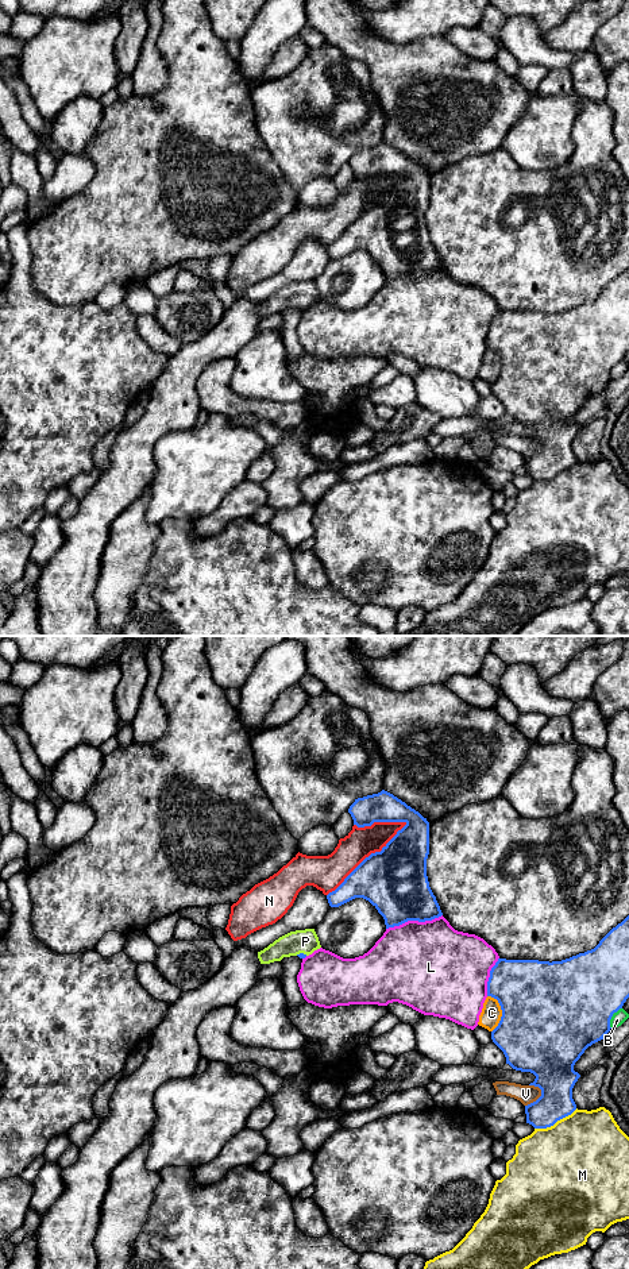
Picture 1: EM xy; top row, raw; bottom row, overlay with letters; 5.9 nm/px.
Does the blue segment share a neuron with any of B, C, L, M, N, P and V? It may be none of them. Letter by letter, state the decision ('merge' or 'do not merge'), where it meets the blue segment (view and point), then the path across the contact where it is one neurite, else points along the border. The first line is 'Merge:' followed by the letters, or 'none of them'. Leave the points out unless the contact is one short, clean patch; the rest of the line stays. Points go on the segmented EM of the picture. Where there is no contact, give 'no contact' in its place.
Merge: P
B: do not merge | xy (612, 1015)
C: do not merge | xy (502, 1011)
L: do not merge | xy (413, 920)
M: do not merge | xy (555, 1122)
N: do not merge | xy (369, 856)
P: merge | xy (301, 953)
V: do not merge | xy (539, 1098)

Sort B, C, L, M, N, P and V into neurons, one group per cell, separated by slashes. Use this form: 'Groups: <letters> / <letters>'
Groups: B / C / L / M / N / P / V

